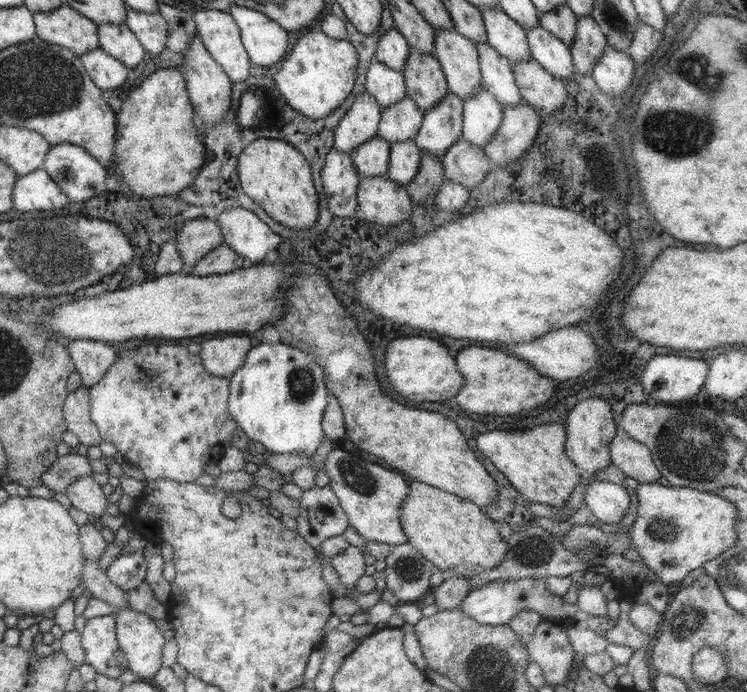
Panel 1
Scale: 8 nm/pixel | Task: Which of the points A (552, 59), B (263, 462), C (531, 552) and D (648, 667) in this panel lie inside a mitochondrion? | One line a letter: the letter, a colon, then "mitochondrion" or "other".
A: other
B: other
C: mitochondrion
D: other

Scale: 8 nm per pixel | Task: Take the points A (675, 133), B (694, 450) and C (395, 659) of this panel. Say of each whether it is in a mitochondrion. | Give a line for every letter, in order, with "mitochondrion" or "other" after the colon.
A: mitochondrion
B: mitochondrion
C: other

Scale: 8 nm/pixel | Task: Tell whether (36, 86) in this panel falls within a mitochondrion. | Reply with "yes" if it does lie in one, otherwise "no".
yes

